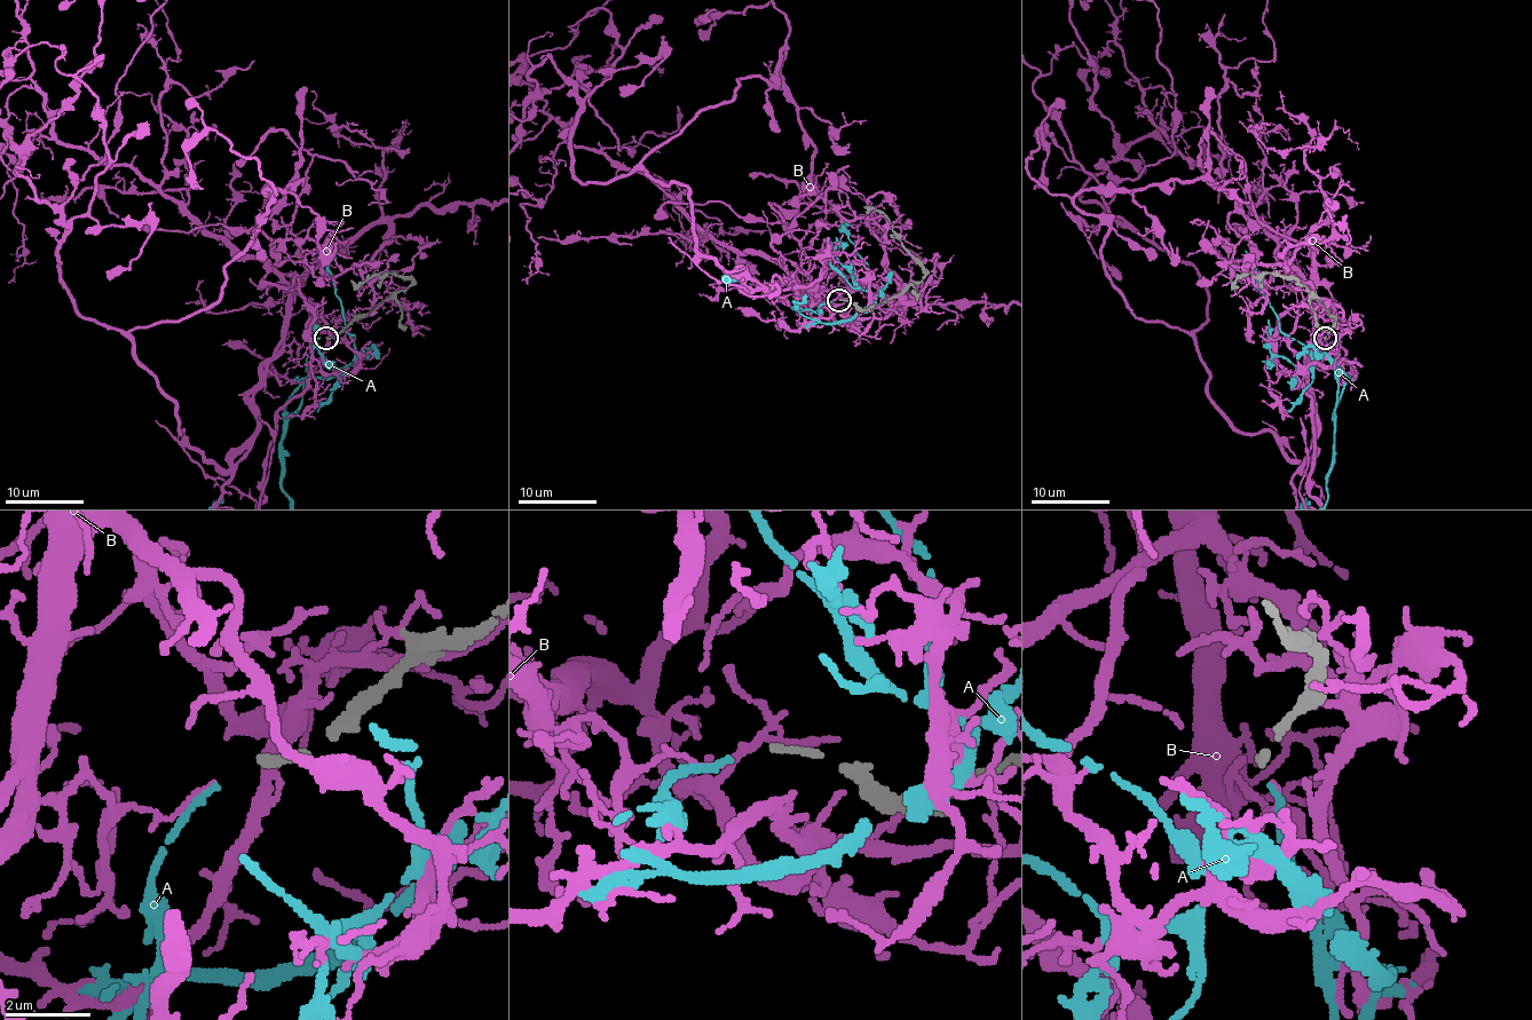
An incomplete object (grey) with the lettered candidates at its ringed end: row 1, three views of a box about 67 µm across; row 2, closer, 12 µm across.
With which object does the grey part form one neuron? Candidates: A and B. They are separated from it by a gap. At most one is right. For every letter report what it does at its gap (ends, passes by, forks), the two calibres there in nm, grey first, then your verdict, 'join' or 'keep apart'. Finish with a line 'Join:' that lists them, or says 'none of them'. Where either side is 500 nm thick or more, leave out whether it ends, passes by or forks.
A: it ends; calibres 170 and 130 nm; join
B: it ends; calibres 170 and 80 nm; keep apart
Join: A

